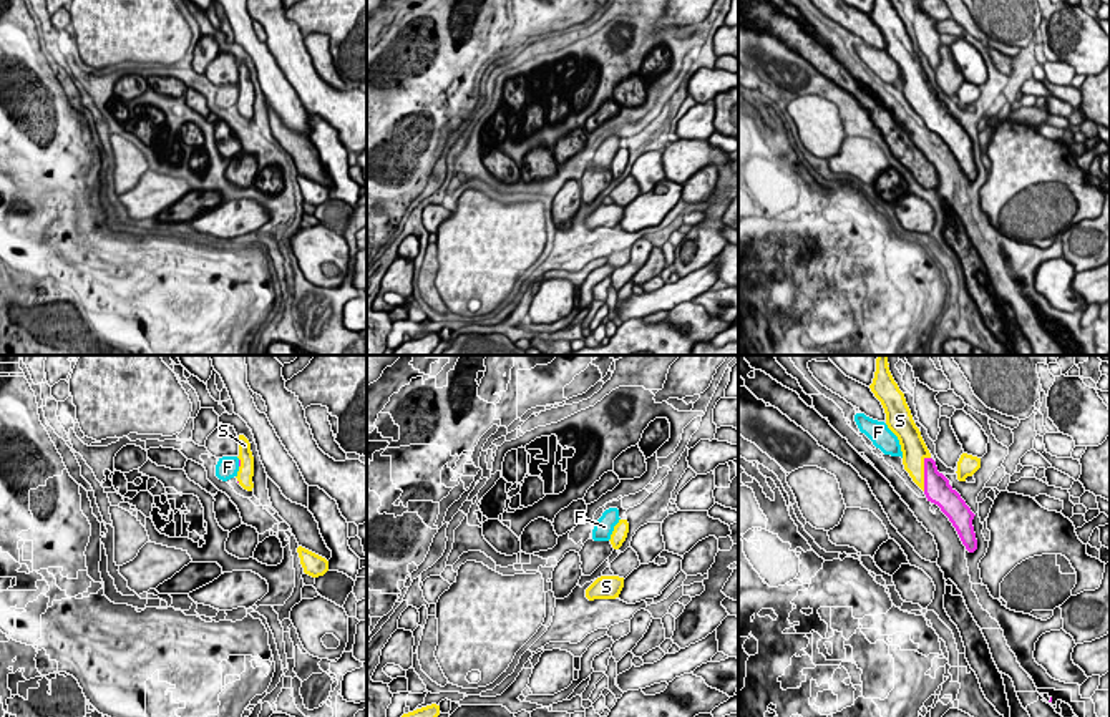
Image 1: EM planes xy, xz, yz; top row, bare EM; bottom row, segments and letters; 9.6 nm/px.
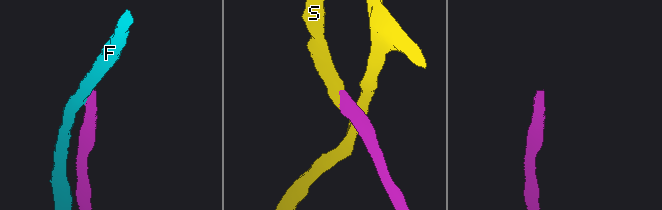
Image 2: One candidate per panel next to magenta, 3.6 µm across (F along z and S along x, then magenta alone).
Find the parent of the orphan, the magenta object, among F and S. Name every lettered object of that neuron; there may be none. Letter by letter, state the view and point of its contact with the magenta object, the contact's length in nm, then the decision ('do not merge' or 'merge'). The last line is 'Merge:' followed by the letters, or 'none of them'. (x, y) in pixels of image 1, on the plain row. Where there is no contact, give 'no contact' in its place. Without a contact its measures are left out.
F: meets magenta in xy at (239, 92); contact 70 nm long; do not merge
S: meets magenta in yz at (924, 102); contact 340 nm long; merge
Merge: S

